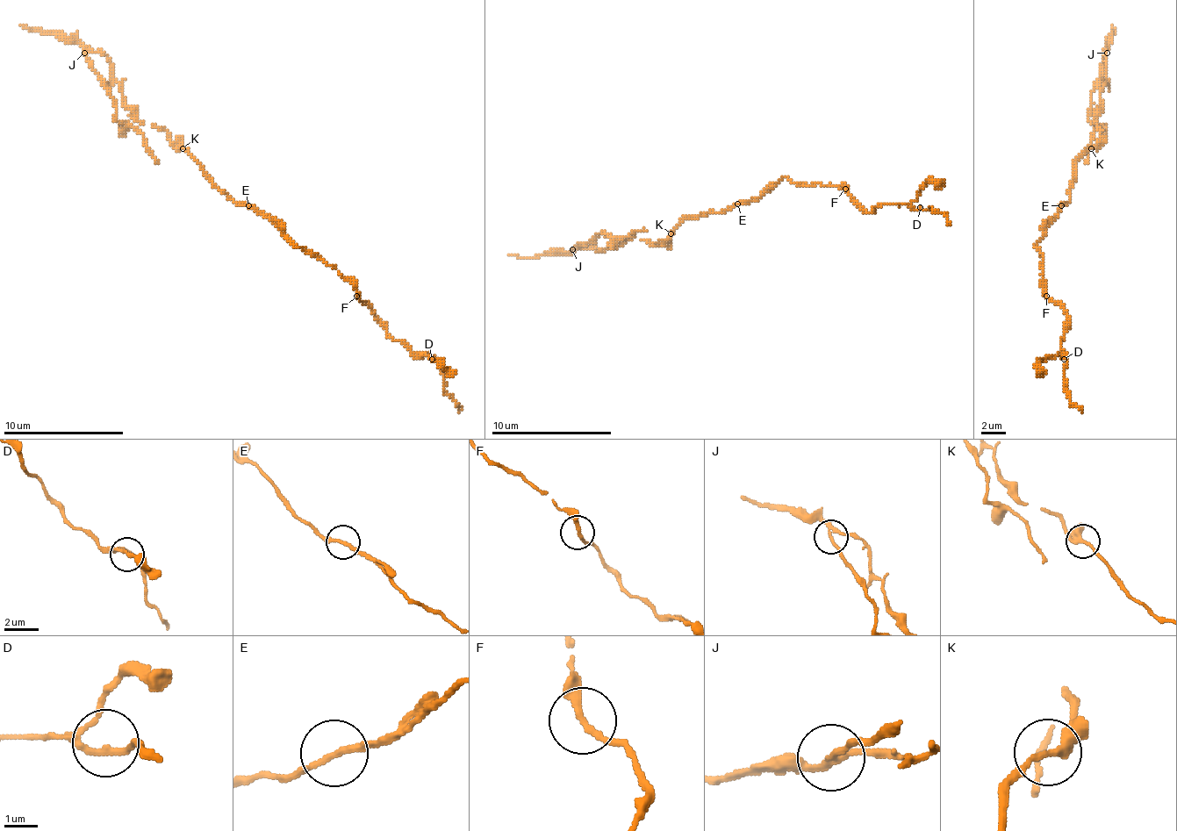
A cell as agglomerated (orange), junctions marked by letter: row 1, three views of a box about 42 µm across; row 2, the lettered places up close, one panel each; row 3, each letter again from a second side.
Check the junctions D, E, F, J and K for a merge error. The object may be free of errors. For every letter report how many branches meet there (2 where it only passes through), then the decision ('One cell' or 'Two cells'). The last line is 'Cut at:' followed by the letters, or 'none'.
D: Branches: 3. One cell
E: Branches: 2. One cell
F: Branches: 2. One cell
J: Branches: 3. Two cells
K: Branches: 3. One cell
Cut at: J

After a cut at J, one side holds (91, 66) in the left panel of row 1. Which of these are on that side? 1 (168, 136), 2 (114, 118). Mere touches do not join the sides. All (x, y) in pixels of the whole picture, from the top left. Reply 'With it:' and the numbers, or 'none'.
With it: 2

